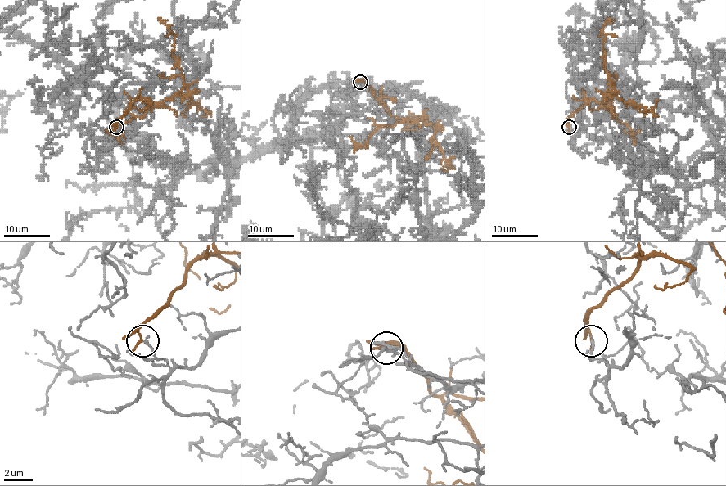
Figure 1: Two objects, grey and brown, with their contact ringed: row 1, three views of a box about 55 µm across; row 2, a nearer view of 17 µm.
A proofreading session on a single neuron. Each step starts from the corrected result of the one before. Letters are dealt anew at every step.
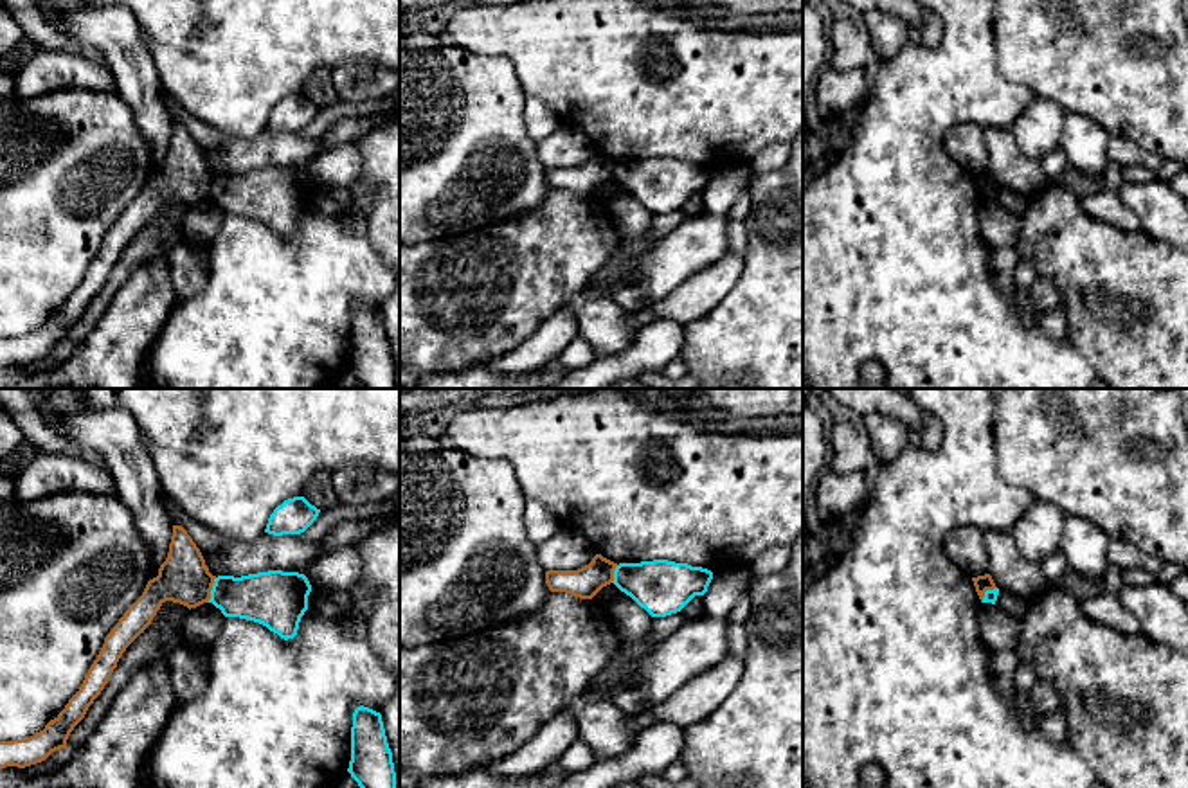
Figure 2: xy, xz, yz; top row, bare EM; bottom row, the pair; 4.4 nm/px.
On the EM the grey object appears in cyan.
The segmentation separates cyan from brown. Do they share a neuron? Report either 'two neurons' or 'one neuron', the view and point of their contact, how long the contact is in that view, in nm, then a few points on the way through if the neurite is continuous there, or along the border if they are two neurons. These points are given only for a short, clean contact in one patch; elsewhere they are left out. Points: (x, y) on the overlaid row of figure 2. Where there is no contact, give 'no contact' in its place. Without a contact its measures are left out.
two neurons | xy (211, 590) | 120 nm | along xy (216, 578), (207, 601)

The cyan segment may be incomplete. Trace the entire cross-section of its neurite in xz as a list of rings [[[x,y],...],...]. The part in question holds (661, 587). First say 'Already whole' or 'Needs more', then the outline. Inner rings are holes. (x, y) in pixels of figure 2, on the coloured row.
Already whole. [[[653,560],[619,563],[612,583],[652,617],[666,617],[680,612],[695,595],[704,595],[711,579],[707,569]]]

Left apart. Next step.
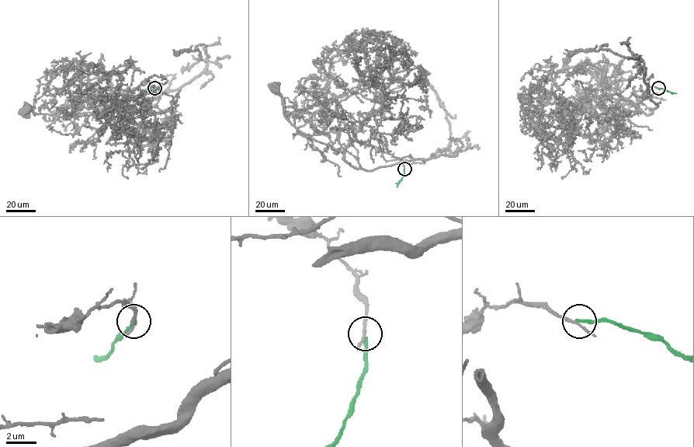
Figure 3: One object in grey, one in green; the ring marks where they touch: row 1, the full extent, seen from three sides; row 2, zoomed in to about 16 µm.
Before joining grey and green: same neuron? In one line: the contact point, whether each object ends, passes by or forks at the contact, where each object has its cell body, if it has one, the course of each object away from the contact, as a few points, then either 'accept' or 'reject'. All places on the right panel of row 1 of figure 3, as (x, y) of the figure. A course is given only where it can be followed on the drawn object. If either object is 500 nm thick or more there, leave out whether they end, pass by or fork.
(658, 88) | grey passes by | green ends | grey (575, 110) | green none | grey via (658, 88), (650, 87), (643, 96), (633, 92), (627, 99), (640, 112), (630, 116), (575, 110) | green via (658, 88), (677, 92) | reject

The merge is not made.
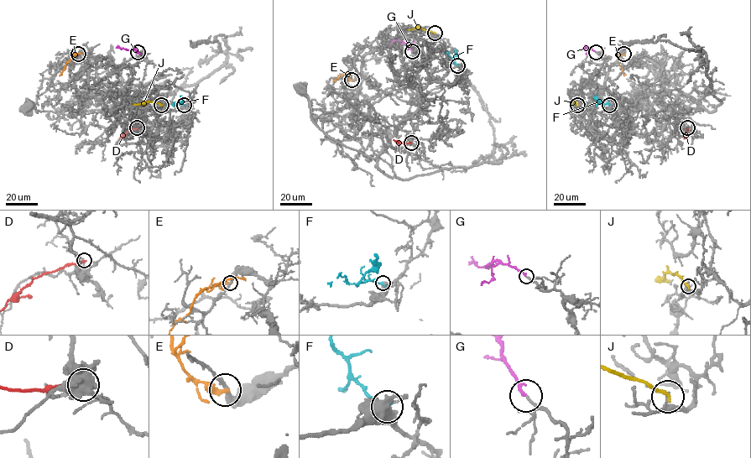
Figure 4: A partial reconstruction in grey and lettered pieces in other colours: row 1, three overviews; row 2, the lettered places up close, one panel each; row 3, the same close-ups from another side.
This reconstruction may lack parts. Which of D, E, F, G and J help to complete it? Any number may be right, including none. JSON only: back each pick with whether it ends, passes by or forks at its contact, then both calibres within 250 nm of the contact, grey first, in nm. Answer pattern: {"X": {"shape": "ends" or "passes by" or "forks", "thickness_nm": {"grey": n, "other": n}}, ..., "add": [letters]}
{"G": {"shape": "ends", "thickness_nm": {"grey": 110, "other": 170}}, "add": ["G"]}

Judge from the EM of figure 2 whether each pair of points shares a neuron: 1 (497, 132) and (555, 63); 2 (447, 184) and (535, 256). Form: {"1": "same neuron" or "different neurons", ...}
{"1": "different neurons", "2": "different neurons"}

